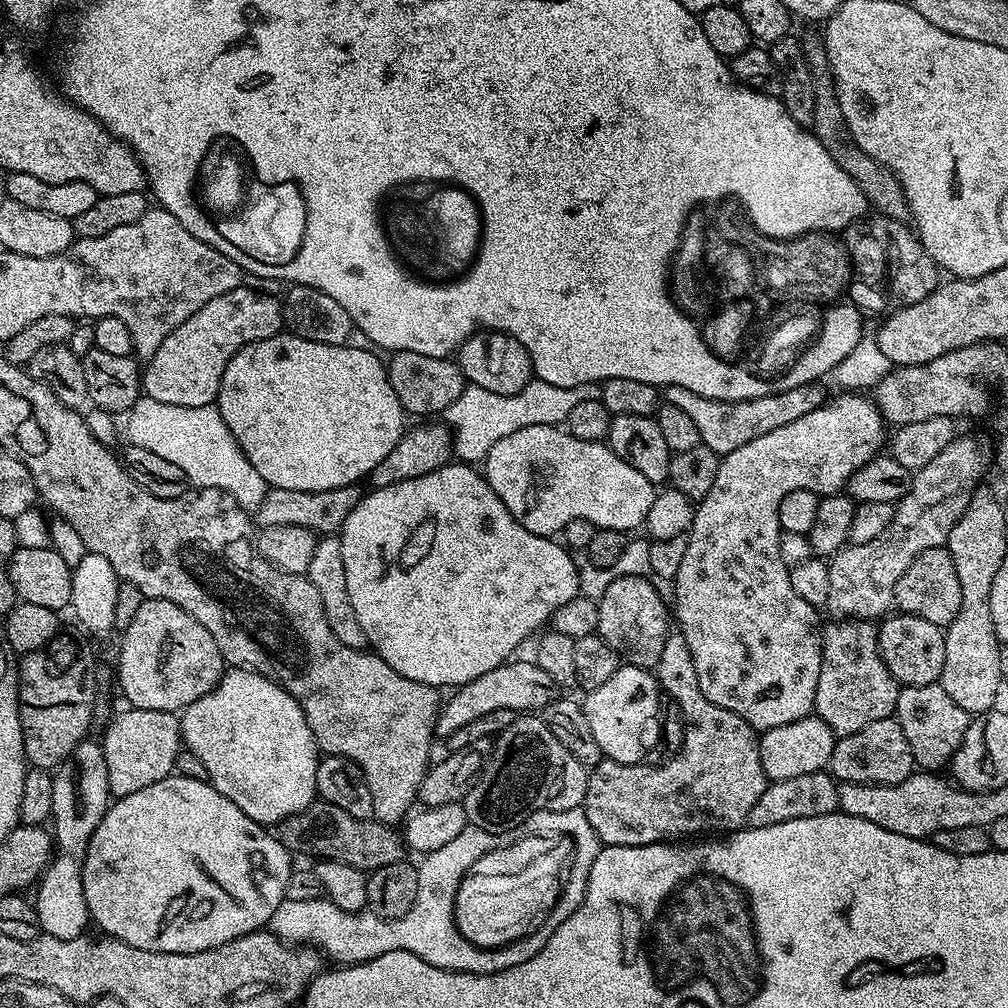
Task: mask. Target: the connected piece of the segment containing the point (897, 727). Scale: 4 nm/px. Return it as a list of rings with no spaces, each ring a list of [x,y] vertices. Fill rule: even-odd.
[[[887,716],[878,722],[870,722],[870,726],[862,726],[862,730],[854,730],[854,734],[839,737],[830,754],[827,771],[831,772],[835,780],[845,784],[897,784],[914,772],[910,742],[906,742],[906,734],[902,734],[902,726],[898,721]]]

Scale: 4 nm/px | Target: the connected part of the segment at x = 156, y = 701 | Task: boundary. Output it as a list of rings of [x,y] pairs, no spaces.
[[[144,599],[138,614],[130,621],[130,626],[119,637],[120,657],[116,660],[116,676],[120,679],[120,692],[128,699],[127,703],[142,710],[175,712],[189,708],[198,698],[210,694],[226,671],[218,642],[202,622],[194,622],[186,610],[174,606],[174,602]]]

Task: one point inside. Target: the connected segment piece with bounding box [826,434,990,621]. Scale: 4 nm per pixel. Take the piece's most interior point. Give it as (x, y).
(863, 577)

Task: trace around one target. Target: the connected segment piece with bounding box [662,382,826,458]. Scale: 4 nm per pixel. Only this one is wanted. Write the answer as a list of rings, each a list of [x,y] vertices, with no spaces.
[[[823,383],[794,386],[794,390],[778,392],[742,402],[722,402],[714,398],[702,398],[702,394],[694,394],[694,390],[686,390],[686,386],[669,384],[663,389],[663,403],[678,406],[698,426],[700,443],[714,450],[719,457],[730,454],[730,450],[738,450],[738,446],[746,446],[746,442],[754,442],[754,438],[762,438],[762,434],[770,434],[770,430],[778,430],[778,426],[786,426],[786,422],[794,422],[794,418],[802,418],[802,414],[810,414],[810,410],[825,403]]]

